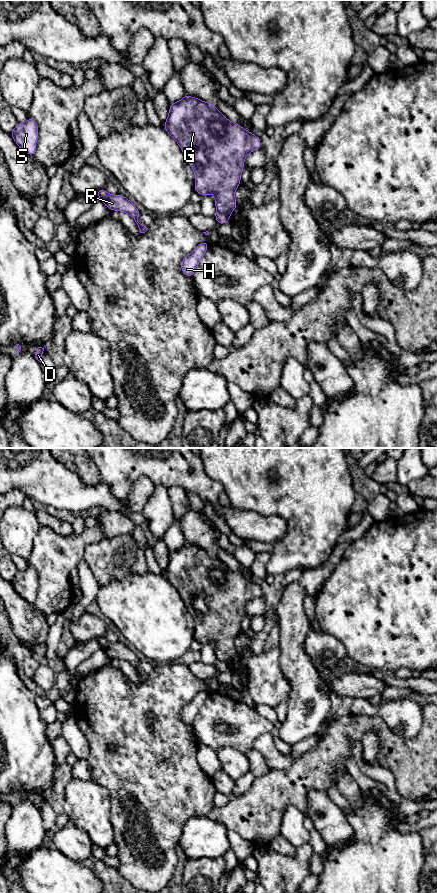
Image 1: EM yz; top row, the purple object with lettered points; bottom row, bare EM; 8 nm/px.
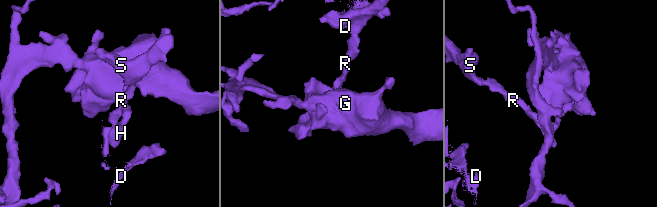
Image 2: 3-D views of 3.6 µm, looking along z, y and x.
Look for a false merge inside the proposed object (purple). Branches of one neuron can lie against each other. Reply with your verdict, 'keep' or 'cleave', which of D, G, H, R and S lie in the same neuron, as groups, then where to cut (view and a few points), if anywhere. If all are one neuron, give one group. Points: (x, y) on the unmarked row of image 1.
cleave; D G / H R S; cut in yz along (217, 658), (228, 662)

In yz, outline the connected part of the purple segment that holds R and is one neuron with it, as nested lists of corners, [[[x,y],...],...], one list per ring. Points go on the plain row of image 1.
[[[97,637],[95,641],[98,642],[99,648],[111,659],[125,660],[131,664],[137,671],[140,681],[147,679],[148,676],[138,670],[141,660],[127,645],[120,642],[111,643],[105,637]]]

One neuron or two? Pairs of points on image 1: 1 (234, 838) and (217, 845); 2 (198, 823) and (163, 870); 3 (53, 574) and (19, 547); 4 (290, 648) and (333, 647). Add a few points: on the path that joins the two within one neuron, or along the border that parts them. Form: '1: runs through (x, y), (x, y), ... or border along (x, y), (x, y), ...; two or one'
1: border along (228, 830), (227, 837), (231, 847); two
2: border along (186, 823), (177, 845); two
3: border along (37, 533), (33, 541), (31, 554), (27, 559); two
4: border along (309, 625), (304, 640), (304, 651), (317, 668); two

